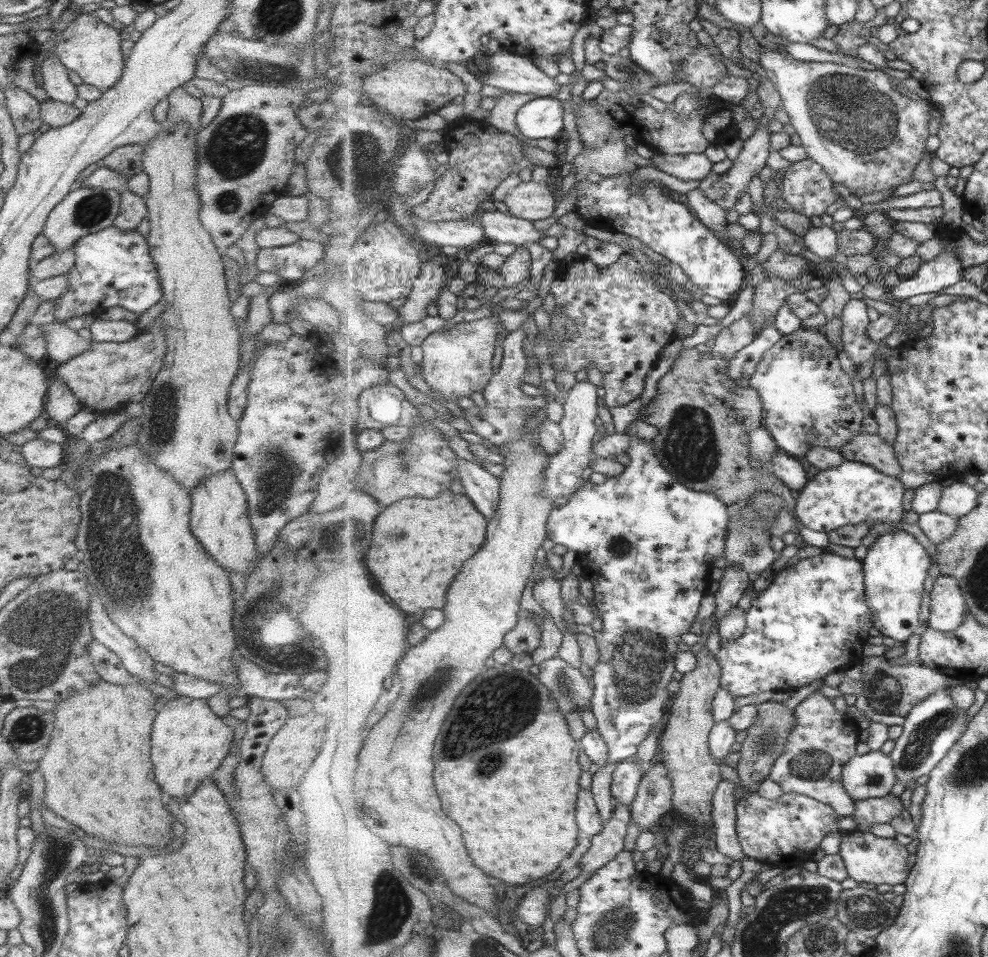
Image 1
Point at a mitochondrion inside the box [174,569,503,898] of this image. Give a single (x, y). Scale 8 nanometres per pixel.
(431, 685)

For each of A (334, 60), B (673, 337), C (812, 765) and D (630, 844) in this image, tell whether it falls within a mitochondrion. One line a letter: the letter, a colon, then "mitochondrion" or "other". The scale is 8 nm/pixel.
A: other
B: other
C: mitochondrion
D: other

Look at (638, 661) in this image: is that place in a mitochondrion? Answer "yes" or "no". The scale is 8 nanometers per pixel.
yes

